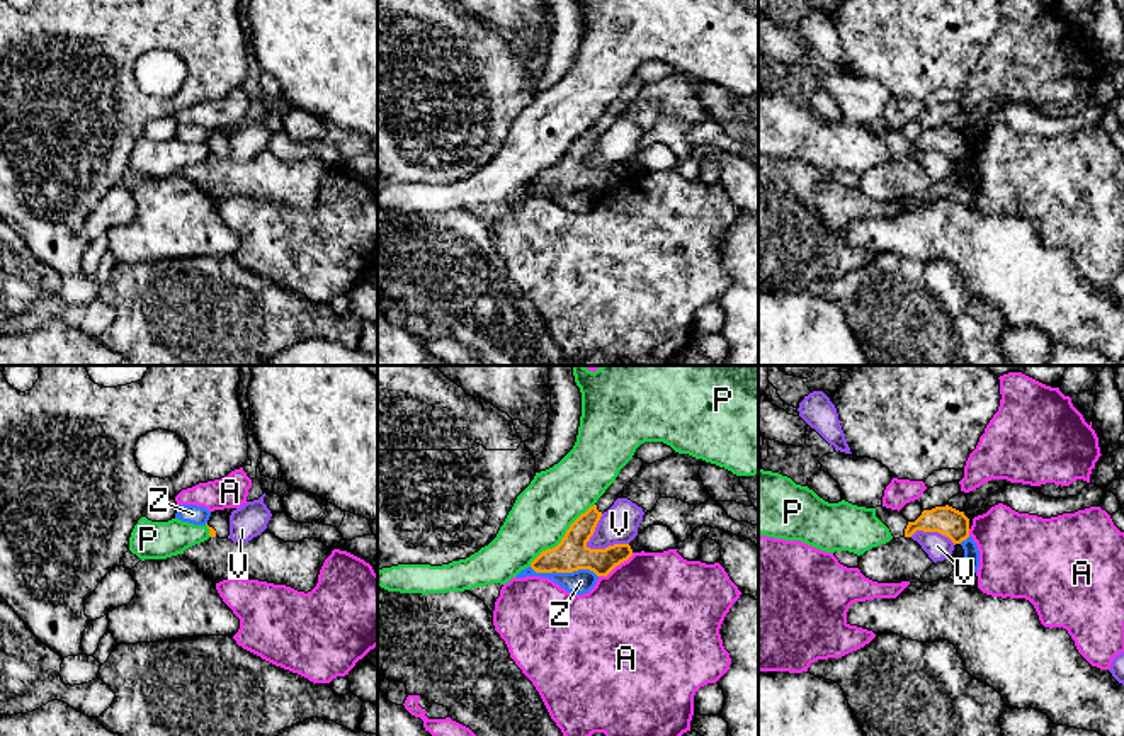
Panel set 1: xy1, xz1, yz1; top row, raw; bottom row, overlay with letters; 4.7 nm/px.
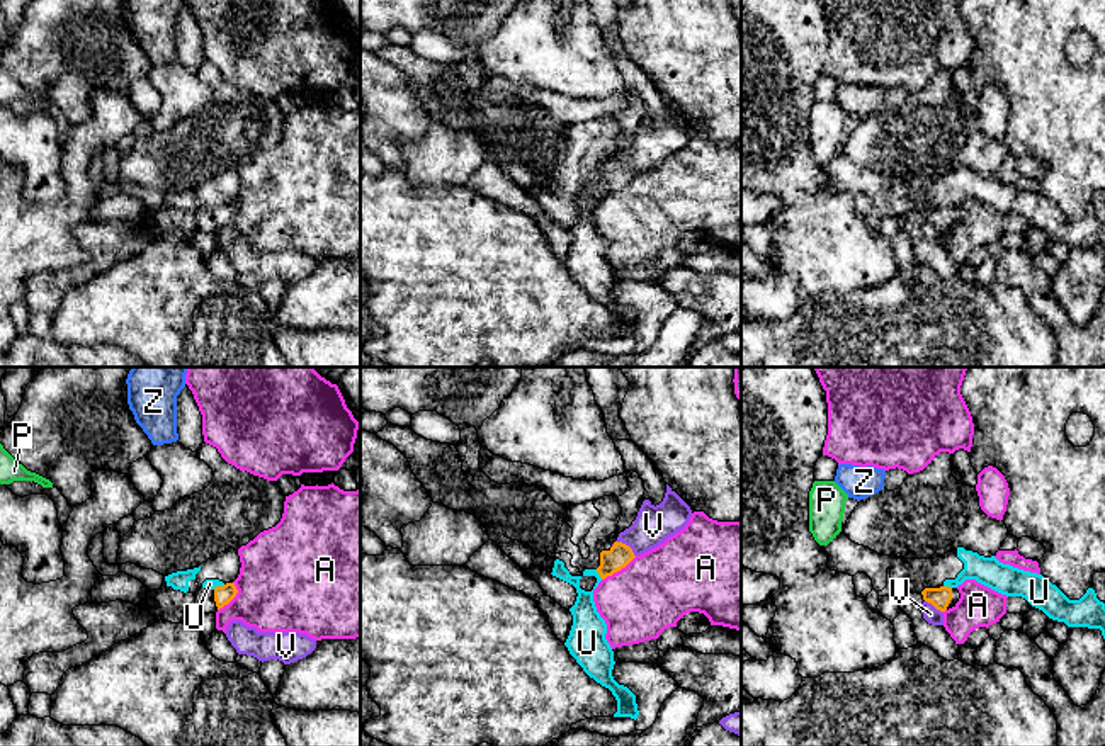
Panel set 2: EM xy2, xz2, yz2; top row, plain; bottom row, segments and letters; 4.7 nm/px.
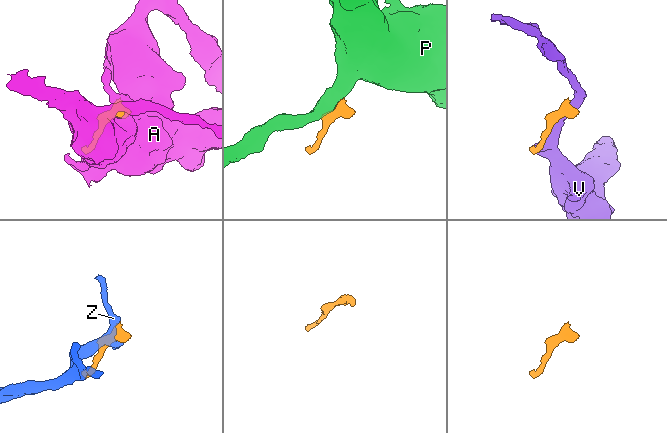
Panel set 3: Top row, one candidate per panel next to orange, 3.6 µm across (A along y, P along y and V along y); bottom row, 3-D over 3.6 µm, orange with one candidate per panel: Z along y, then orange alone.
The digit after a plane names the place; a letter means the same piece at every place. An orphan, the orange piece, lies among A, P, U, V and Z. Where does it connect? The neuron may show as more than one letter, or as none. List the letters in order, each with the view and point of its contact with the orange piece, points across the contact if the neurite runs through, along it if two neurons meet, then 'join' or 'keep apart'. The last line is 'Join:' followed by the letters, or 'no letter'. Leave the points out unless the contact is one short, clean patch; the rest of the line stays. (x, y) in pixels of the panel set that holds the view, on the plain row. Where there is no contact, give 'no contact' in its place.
A: meets orange in xz1 at (616, 184); keep apart
P: meets orange in xz1 at (563, 157); keep apart
U: meets orange in xz2 at (599, 192); border along xz2 (595, 189), (602, 197); keep apart
V: meets orange in xz1 at (607, 167); keep apart
Z: meets orange in xz1 at (563, 191); keep apart
Join: no letter

